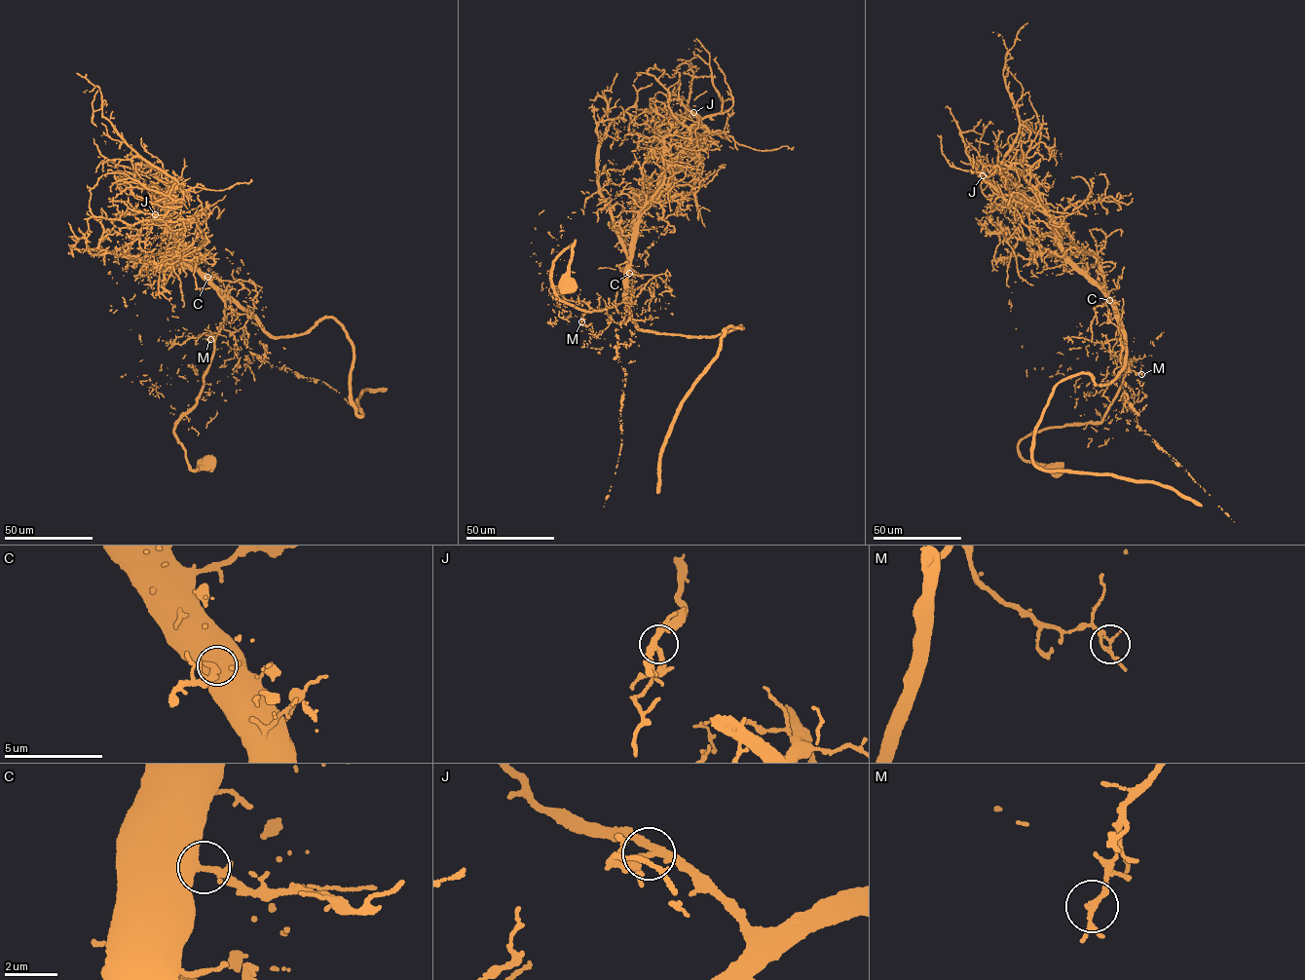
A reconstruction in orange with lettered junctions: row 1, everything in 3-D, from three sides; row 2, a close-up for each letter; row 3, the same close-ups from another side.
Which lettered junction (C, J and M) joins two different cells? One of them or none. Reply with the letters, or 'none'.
M

